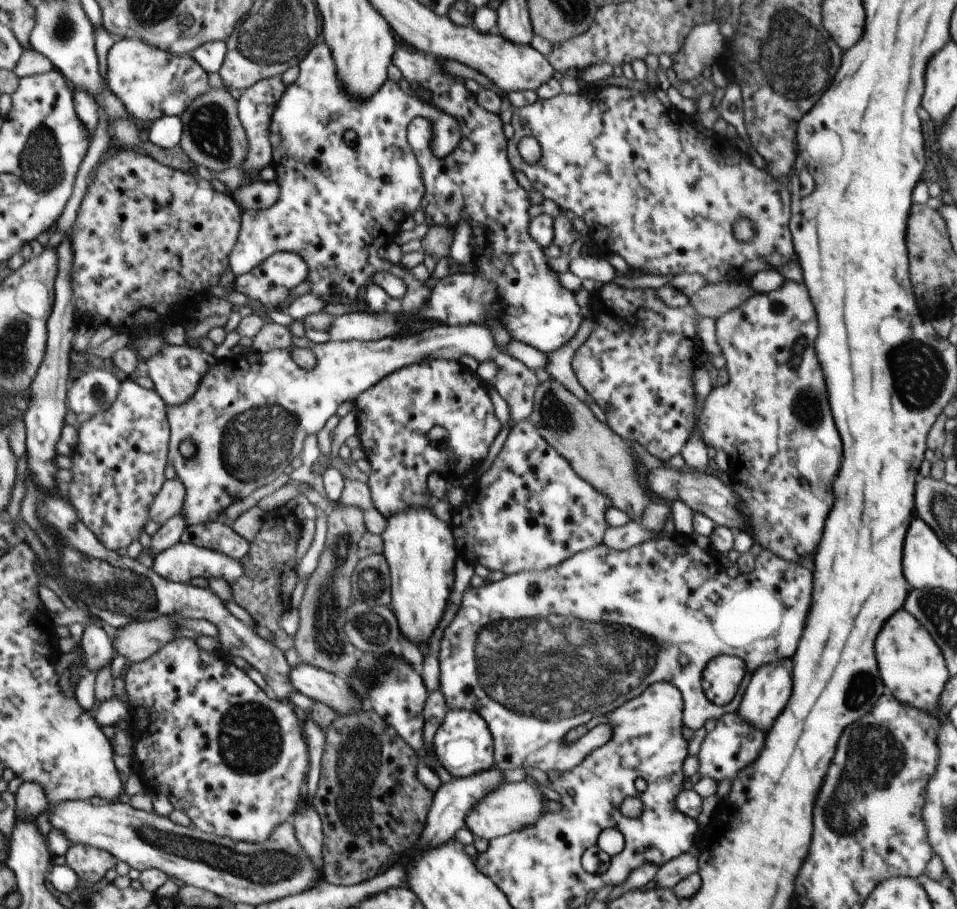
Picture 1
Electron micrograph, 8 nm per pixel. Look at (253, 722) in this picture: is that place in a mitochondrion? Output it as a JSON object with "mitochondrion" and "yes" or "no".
{"mitochondrion":"yes"}

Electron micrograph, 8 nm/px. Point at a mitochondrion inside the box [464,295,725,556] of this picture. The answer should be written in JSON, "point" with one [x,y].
{"point":[556,415]}

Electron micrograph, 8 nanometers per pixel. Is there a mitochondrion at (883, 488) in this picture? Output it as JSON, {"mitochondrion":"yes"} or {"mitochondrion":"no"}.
{"mitochondrion":"no"}

